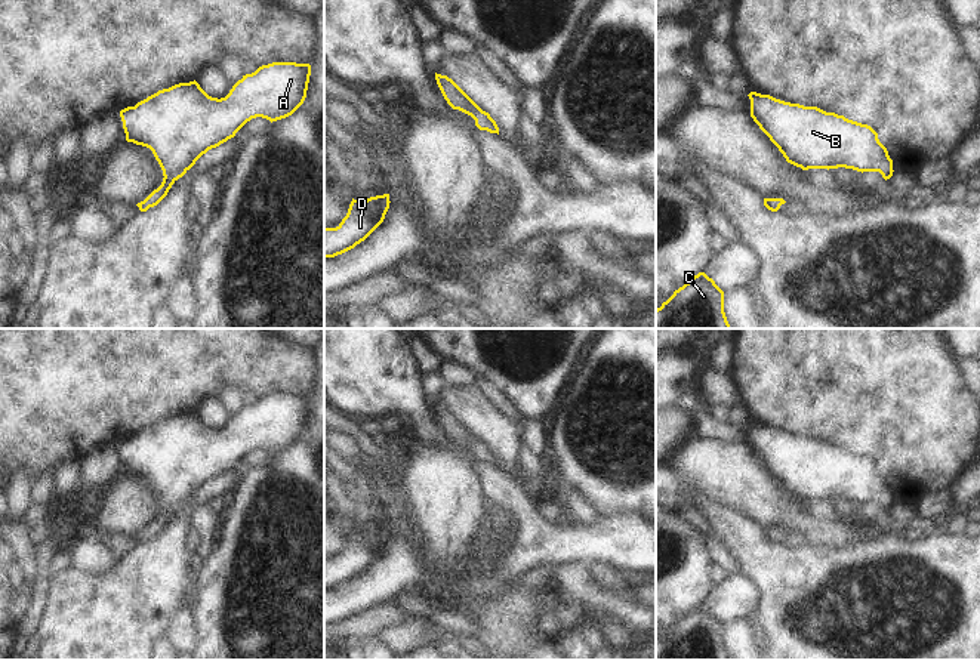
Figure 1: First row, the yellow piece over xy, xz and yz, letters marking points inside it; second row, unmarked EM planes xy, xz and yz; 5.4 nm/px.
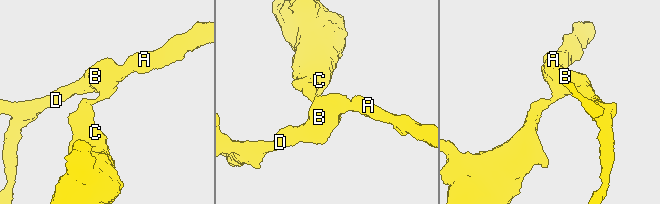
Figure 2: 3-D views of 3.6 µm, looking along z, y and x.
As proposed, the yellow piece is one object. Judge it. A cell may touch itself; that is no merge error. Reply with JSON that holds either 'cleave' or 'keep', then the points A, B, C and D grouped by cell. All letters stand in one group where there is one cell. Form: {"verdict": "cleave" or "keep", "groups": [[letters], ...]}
{"verdict": "keep", "groups": [["A", "B", "C", "D"]]}

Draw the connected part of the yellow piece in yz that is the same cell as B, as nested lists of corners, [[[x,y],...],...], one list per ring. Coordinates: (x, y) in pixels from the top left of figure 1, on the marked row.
[[[751,92],[751,117],[788,163],[808,169],[853,169],[893,176],[893,160],[867,124]]]

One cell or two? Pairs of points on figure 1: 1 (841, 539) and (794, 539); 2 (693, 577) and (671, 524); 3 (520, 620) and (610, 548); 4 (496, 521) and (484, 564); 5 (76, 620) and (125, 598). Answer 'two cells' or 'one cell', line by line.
1: two cells
2: one cell
3: two cells
4: one cell
5: one cell

